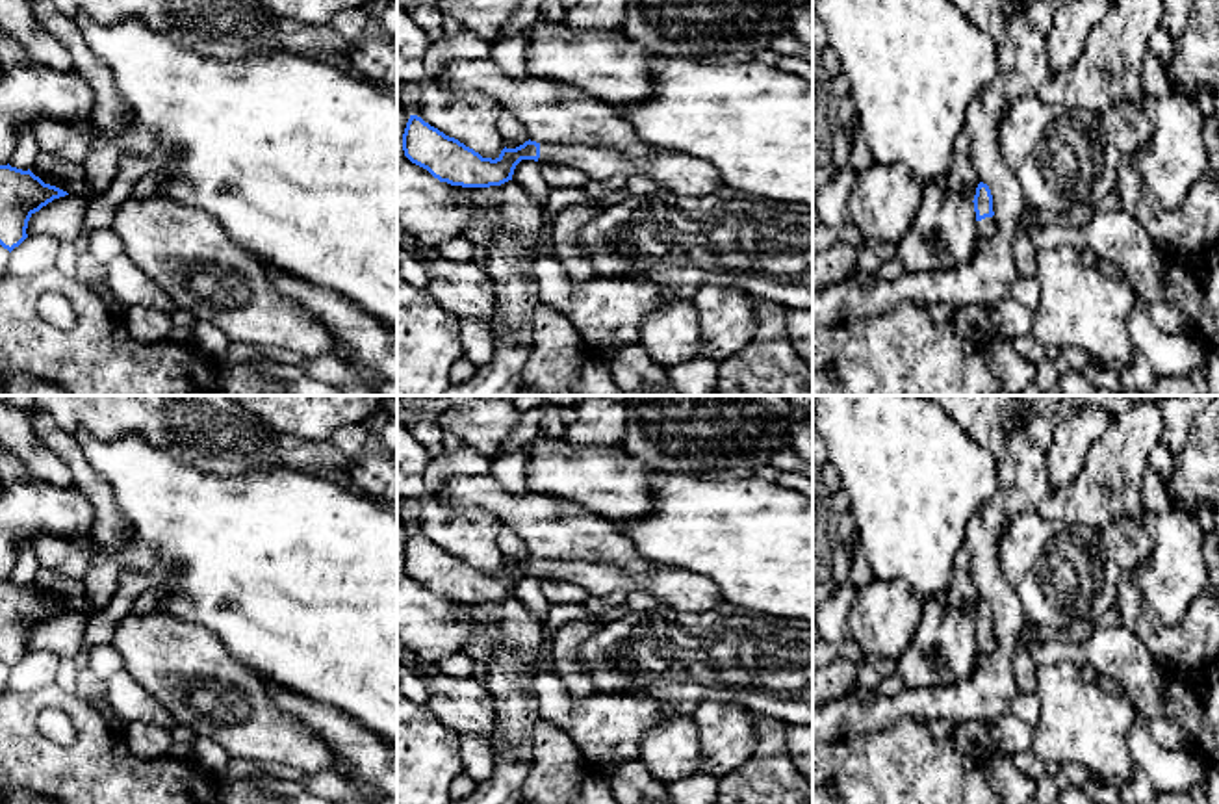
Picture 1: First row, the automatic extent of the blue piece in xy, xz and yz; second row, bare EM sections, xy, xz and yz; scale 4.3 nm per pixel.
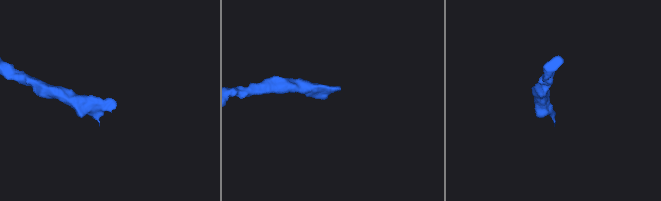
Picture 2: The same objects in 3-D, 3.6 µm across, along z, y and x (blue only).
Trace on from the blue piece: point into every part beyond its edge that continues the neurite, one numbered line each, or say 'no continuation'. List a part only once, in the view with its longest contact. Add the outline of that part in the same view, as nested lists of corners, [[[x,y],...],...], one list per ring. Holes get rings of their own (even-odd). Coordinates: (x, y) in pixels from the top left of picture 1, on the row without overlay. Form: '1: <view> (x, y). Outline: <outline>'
1: xz (683, 591). Outline: [[[540,561],[538,579],[577,583],[586,589],[596,602],[623,598],[629,592],[642,589],[653,592],[659,598],[659,603],[681,613],[718,611],[724,603],[712,581],[672,566],[636,574],[605,563]]]

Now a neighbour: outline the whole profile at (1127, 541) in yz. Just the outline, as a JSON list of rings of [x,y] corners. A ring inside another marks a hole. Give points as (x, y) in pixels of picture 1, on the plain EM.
[[[1121,516],[1100,529],[1104,551],[1128,574],[1145,563],[1152,551],[1152,540],[1143,518]]]

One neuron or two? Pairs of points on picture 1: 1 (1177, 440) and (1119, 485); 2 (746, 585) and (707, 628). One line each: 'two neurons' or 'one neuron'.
1: two neurons
2: two neurons

